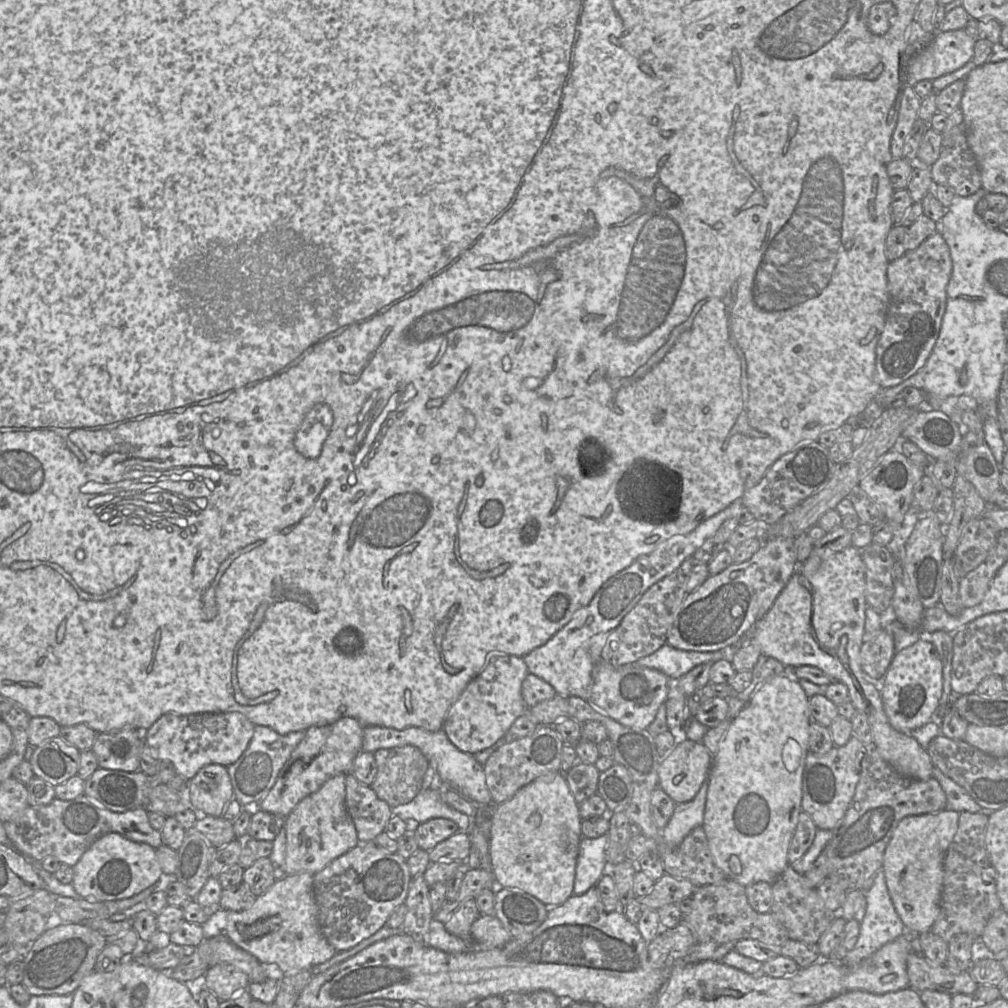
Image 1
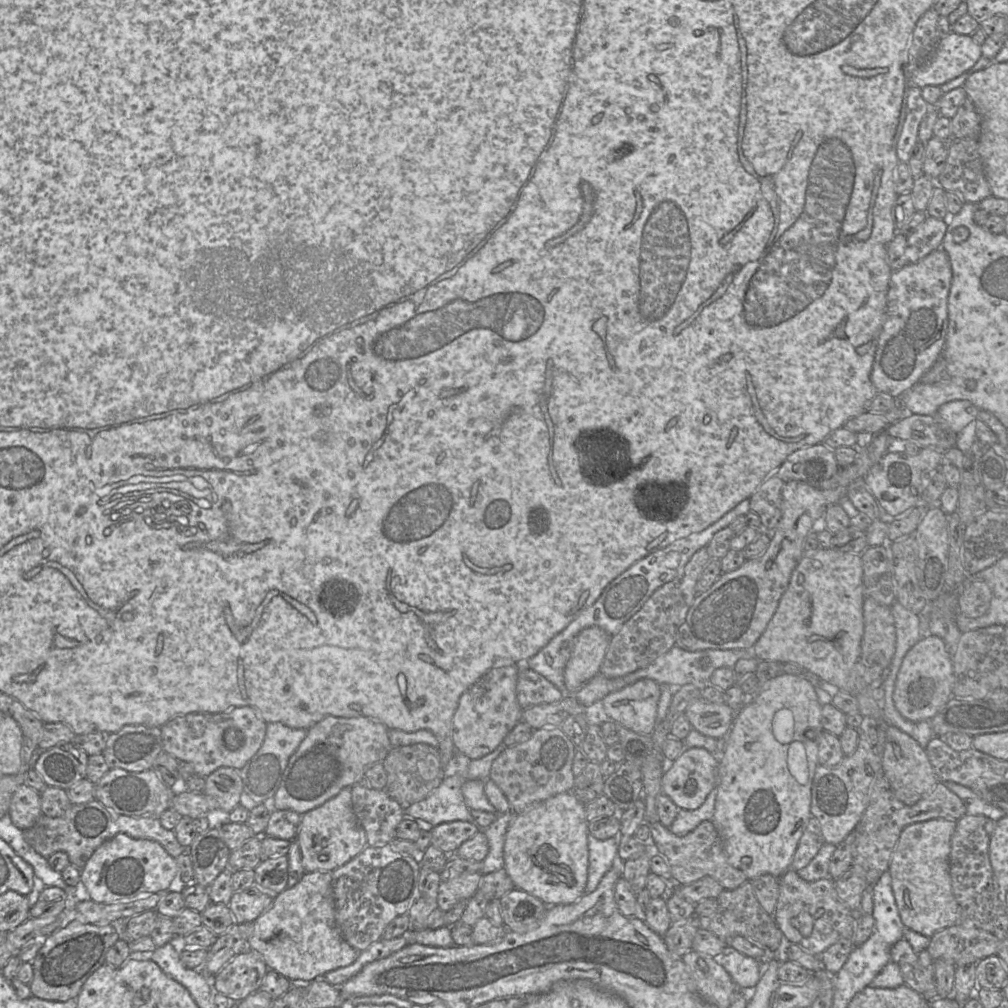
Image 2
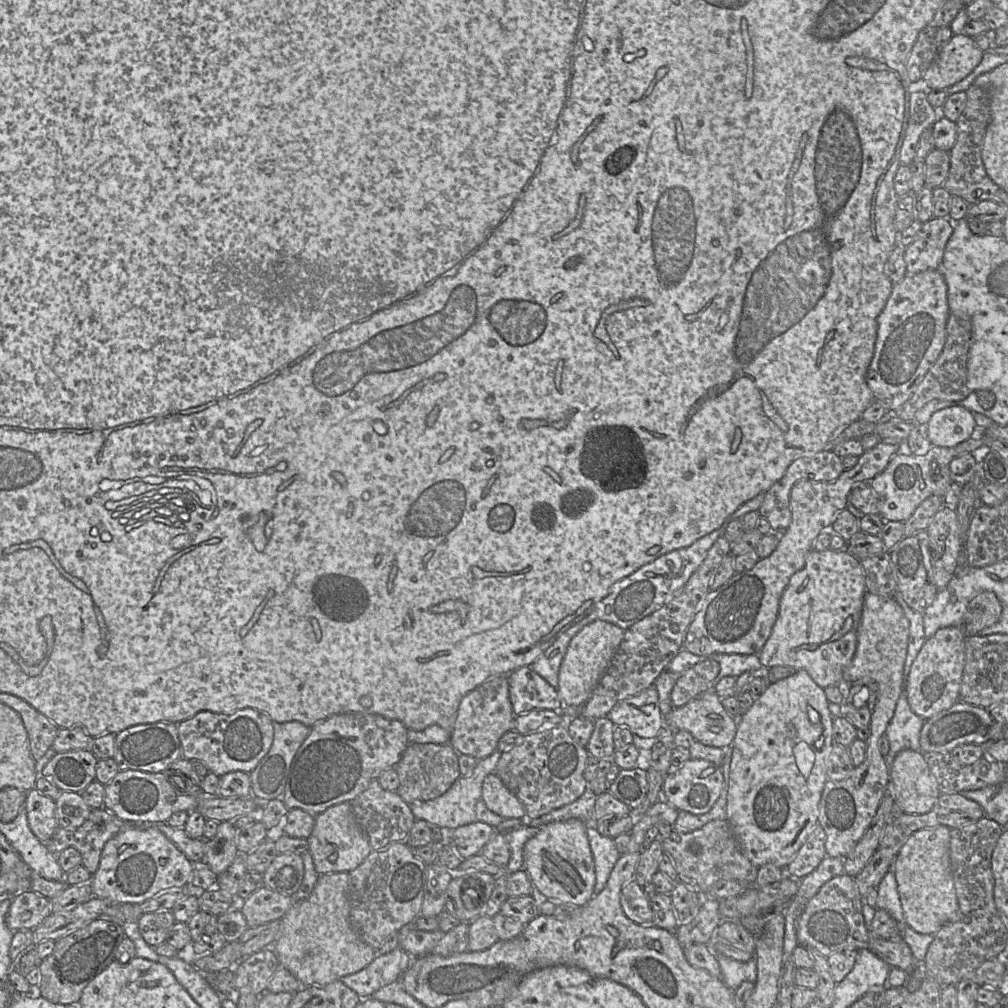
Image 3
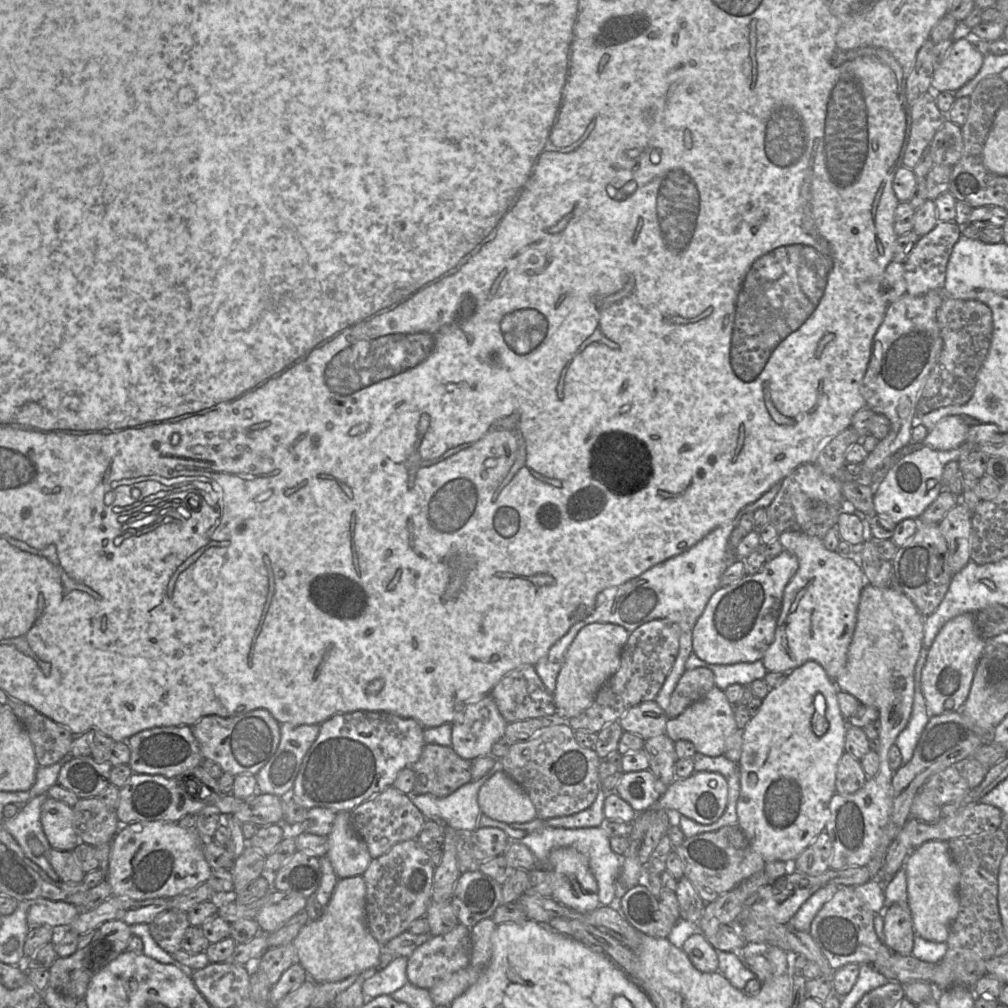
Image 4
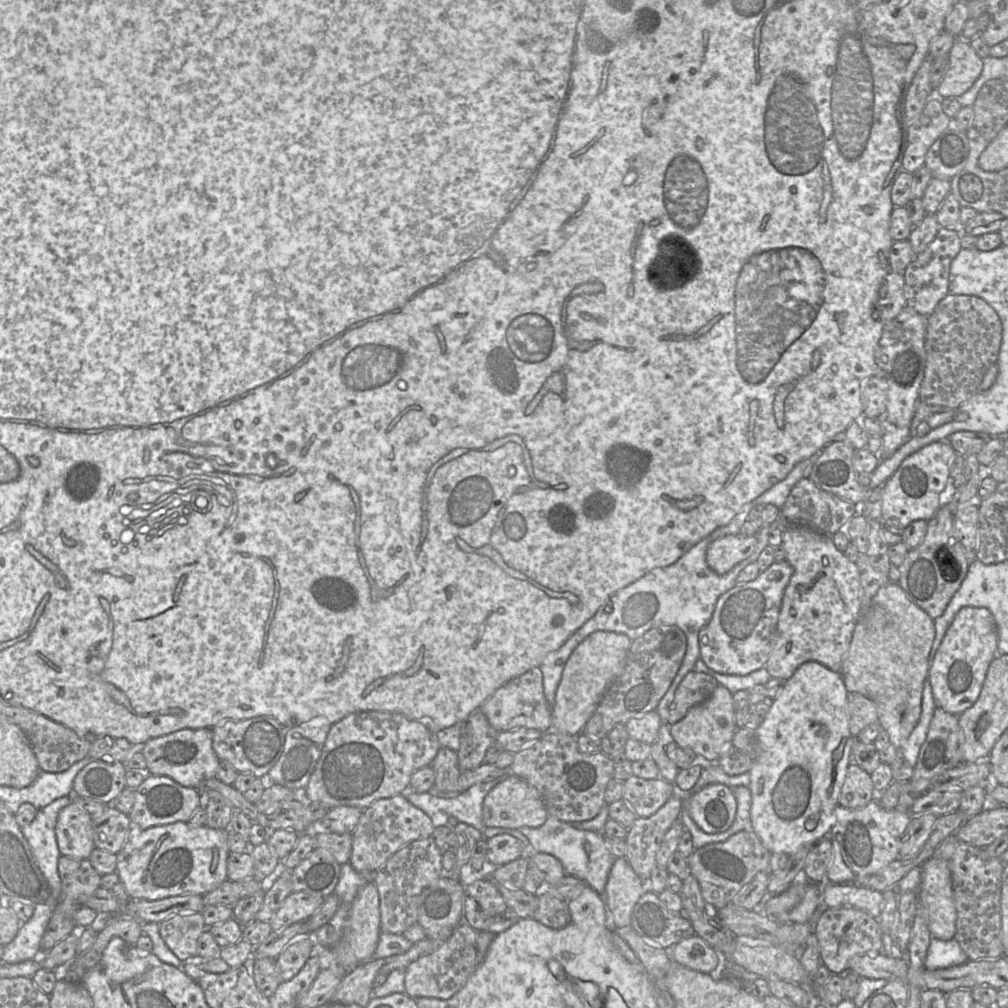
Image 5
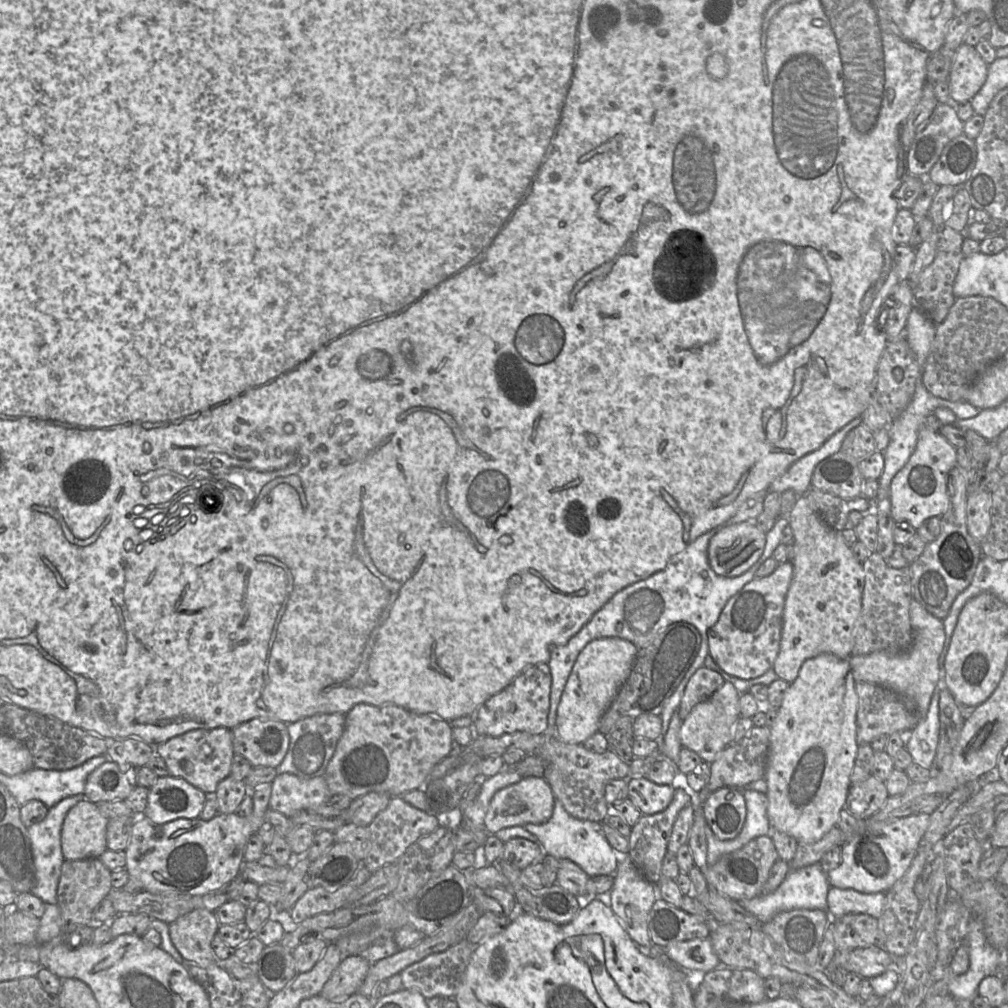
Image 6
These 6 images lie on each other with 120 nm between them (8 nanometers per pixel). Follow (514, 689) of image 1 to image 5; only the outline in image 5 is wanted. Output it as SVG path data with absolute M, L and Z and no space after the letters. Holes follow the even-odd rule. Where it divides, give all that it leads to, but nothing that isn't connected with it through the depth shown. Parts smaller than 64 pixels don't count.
M480 709L469 714L460 723L459 768L471 770L484 763L486 751L495 742L497 732Z

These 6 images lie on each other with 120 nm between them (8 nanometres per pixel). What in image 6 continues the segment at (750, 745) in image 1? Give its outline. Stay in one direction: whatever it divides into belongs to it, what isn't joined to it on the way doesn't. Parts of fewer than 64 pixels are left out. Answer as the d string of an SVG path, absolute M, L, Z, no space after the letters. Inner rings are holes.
M821 653L816 657L803 662L798 677L792 682L784 696L775 721L770 727L769 754L764 779L767 783L766 796L768 799L767 815L771 825L771 831L777 830L793 838L798 843L813 843L823 837L834 826L838 825L840 811L845 807L851 785L850 777L854 768L855 758L858 751L856 715L858 708L858 695L849 659L840 659L831 653Z

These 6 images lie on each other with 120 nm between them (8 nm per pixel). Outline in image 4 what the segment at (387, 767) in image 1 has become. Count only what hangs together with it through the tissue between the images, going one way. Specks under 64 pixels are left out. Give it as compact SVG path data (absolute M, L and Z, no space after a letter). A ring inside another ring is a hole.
M426 744L419 760L411 768L416 774L415 784L411 794L429 794L436 797L446 797L462 785L471 782L471 761L461 758L452 747L437 744Z

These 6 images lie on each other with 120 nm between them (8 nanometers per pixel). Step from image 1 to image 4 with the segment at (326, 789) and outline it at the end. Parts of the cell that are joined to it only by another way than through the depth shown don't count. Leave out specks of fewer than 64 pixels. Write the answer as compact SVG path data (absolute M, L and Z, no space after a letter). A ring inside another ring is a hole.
M340 811L336 813L331 832L327 835L329 859L333 870L339 879L362 876L372 861L367 845L363 838L354 830L349 812Z

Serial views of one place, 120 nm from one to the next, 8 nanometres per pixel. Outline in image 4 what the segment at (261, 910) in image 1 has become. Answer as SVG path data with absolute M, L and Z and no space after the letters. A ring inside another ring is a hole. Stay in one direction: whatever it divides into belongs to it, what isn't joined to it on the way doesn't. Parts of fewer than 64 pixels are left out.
M362 876L339 879L321 916L303 926L292 942L308 979L317 984L338 982L377 967L383 946L368 929L365 906L366 884Z

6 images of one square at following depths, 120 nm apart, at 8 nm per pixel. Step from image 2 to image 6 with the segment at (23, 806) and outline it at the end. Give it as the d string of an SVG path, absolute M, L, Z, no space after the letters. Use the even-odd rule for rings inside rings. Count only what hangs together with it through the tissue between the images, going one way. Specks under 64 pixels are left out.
M82 800L72 807L63 822L61 829L61 847L65 860L83 860L98 858L107 848L106 827L108 819L104 817L95 803Z

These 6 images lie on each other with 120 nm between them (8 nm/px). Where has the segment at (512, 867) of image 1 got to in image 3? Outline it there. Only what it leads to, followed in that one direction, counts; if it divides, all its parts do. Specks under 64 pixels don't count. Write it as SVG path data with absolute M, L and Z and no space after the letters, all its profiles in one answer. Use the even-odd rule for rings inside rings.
M576 818L543 825L523 848L523 869L536 894L564 906L582 906L594 896L595 871L586 833L587 825Z

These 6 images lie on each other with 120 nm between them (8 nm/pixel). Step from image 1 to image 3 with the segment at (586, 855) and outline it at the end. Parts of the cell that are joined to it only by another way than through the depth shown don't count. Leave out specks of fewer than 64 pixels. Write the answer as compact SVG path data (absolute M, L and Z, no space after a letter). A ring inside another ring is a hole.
M587 825L586 833L595 871L594 895L597 895L605 887L621 854L617 851L614 840L601 835L594 825Z

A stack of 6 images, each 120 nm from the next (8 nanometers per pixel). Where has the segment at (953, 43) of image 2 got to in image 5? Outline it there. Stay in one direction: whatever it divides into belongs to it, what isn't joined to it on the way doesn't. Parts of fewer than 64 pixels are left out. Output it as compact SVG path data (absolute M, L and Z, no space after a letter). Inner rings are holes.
M958 38L949 51L948 69L937 90L941 97L959 97L978 79L983 60L970 45Z

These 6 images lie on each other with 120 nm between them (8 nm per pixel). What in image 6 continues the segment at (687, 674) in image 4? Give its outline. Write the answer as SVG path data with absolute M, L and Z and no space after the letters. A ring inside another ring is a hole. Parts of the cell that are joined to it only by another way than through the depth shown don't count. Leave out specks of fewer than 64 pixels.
M704 666L699 668L685 688L678 708L680 718L684 720L698 703L710 698L724 682L718 672Z

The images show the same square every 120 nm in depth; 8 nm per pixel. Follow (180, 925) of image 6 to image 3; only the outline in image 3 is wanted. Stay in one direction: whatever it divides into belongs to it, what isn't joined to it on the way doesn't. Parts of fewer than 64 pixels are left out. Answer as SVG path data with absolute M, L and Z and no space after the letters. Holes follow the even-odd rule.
M161 910L142 914L137 924L146 943L156 947L167 941L175 922L171 911Z

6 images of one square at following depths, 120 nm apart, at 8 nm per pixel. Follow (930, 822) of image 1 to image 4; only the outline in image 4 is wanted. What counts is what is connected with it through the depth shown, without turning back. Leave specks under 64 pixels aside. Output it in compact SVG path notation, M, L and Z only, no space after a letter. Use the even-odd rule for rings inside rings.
M941 840L924 842L909 854L904 869L907 877L908 908L915 933L929 941L946 942L960 904L960 870L951 856L949 843Z

